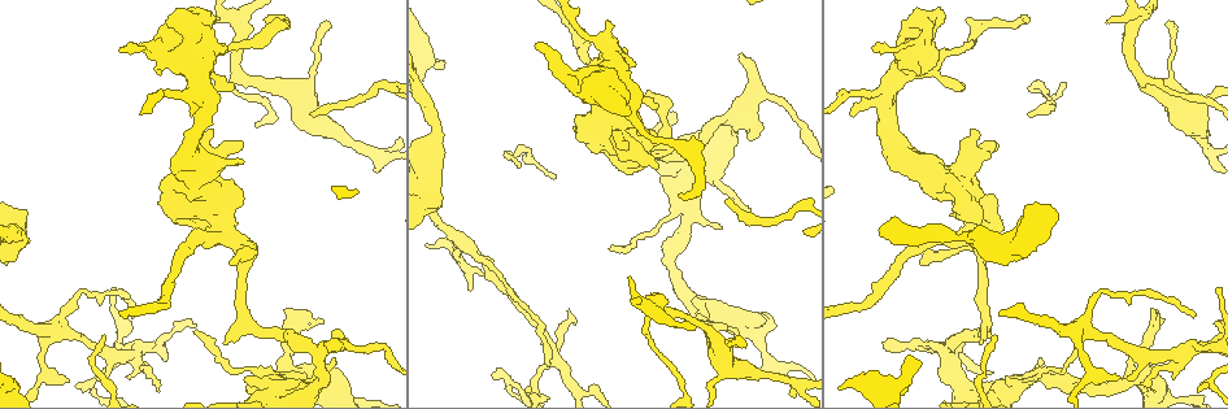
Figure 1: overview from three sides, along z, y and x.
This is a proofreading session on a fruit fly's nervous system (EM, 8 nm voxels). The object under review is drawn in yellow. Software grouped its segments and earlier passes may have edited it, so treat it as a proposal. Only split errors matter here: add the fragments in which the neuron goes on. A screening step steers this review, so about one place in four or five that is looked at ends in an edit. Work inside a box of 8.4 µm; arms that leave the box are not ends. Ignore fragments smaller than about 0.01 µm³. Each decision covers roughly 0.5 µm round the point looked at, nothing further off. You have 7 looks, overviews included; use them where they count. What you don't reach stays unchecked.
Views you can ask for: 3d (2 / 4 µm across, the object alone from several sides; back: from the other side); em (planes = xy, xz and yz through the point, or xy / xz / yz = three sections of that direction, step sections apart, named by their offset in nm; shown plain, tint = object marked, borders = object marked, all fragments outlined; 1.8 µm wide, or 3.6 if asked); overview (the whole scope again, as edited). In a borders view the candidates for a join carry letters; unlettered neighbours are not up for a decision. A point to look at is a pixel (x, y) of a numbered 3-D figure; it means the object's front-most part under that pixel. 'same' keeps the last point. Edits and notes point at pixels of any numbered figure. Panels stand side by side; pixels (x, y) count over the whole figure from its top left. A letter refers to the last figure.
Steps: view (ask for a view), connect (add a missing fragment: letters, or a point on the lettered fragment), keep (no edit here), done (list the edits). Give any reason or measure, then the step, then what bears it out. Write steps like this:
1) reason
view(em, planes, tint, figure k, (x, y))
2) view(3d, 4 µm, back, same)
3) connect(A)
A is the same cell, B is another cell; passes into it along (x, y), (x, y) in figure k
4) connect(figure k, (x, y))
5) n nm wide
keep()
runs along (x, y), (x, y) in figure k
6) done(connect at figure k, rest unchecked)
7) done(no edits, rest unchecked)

thin end
view(3d, 2 µm, figure 1, (537, 49))

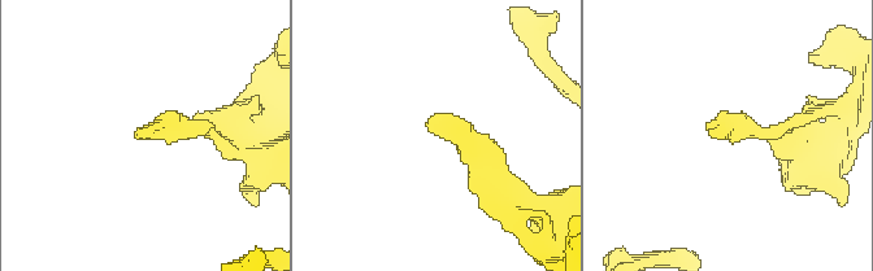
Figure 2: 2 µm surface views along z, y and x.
view(em, planes, borders, figure 2, (136, 139))

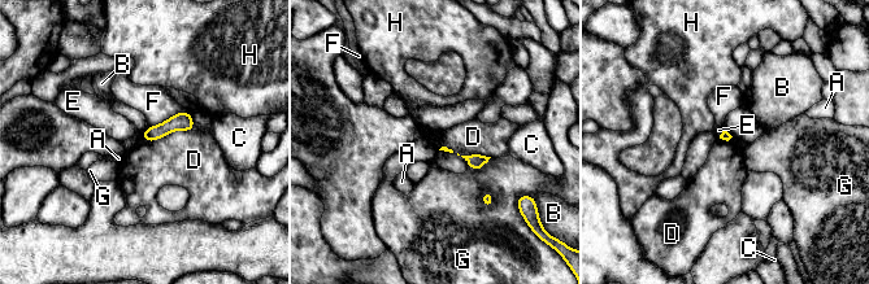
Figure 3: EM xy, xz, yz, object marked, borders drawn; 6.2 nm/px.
keep()
A, B, C, D, E, F, G and H are other cells; border along (191, 130), (143, 140) in figure 3; no lettered fragment goes on from it

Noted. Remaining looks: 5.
an open end
view(em, planes, borders, figure 1, (628, 278))

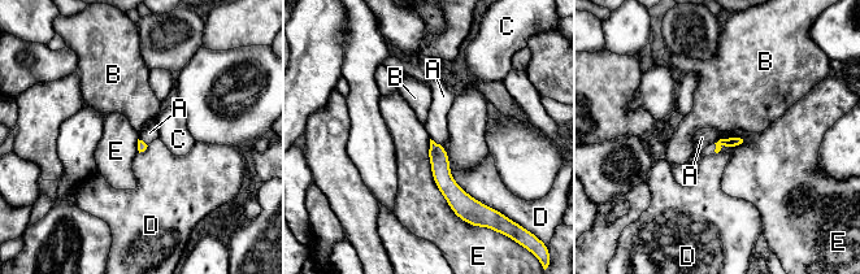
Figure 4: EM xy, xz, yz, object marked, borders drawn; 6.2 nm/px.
keep()
A, B, C, D and E are other cells; runs along (433, 146), (443, 181), (469, 204) in figure 4; none of them fits

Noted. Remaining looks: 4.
thick end
view(em, planes, borders, figure 1, (439, 201))

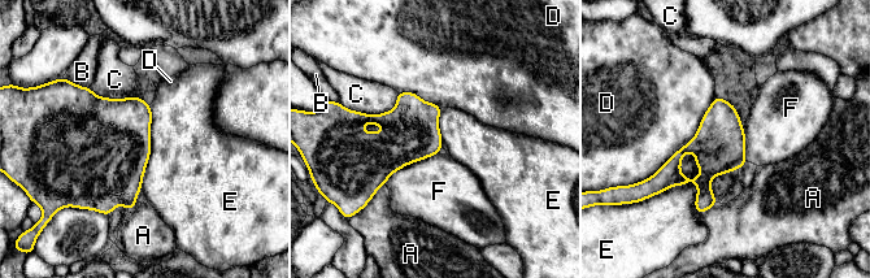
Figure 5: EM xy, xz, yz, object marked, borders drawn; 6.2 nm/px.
D touches over 650 nm
keep()
A, B, C, D, E and F are other cells; border along (151, 104), (151, 156), (140, 189) in figure 5; none of them fits

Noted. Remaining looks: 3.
done(no edits, rest unchecked)

